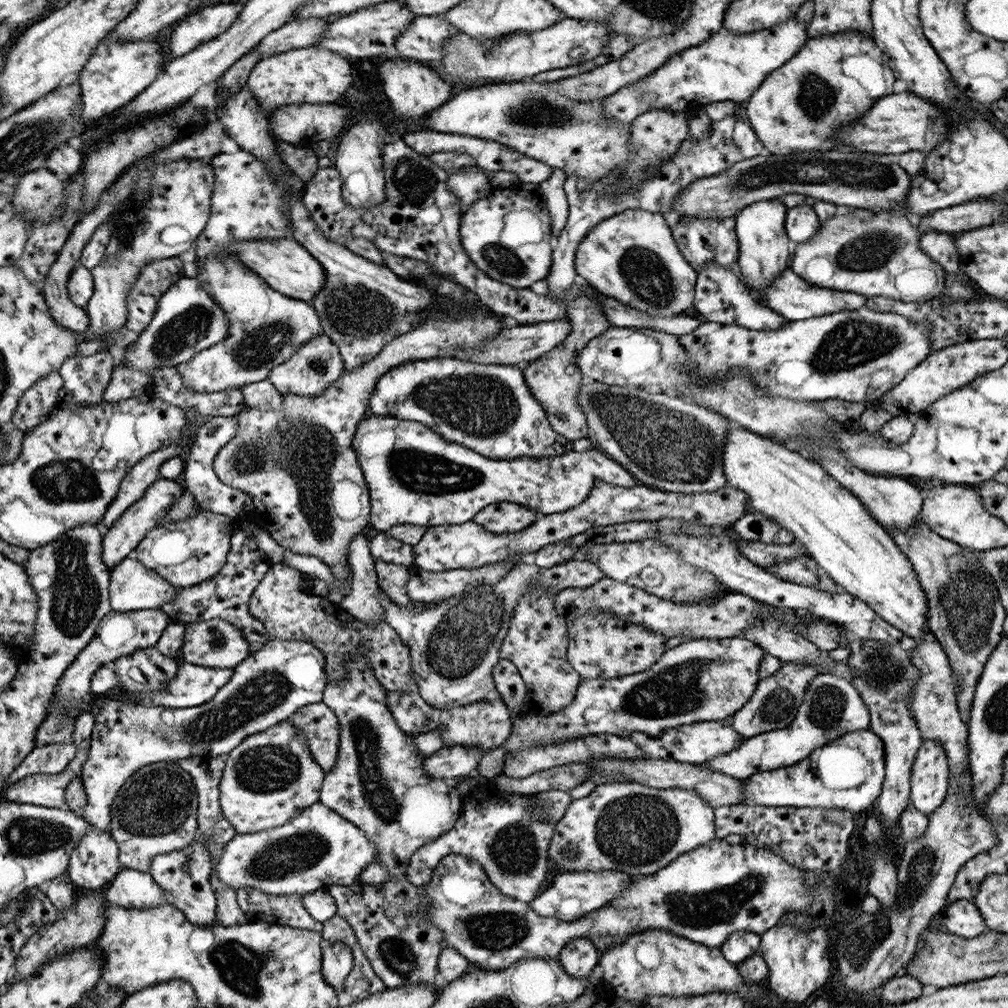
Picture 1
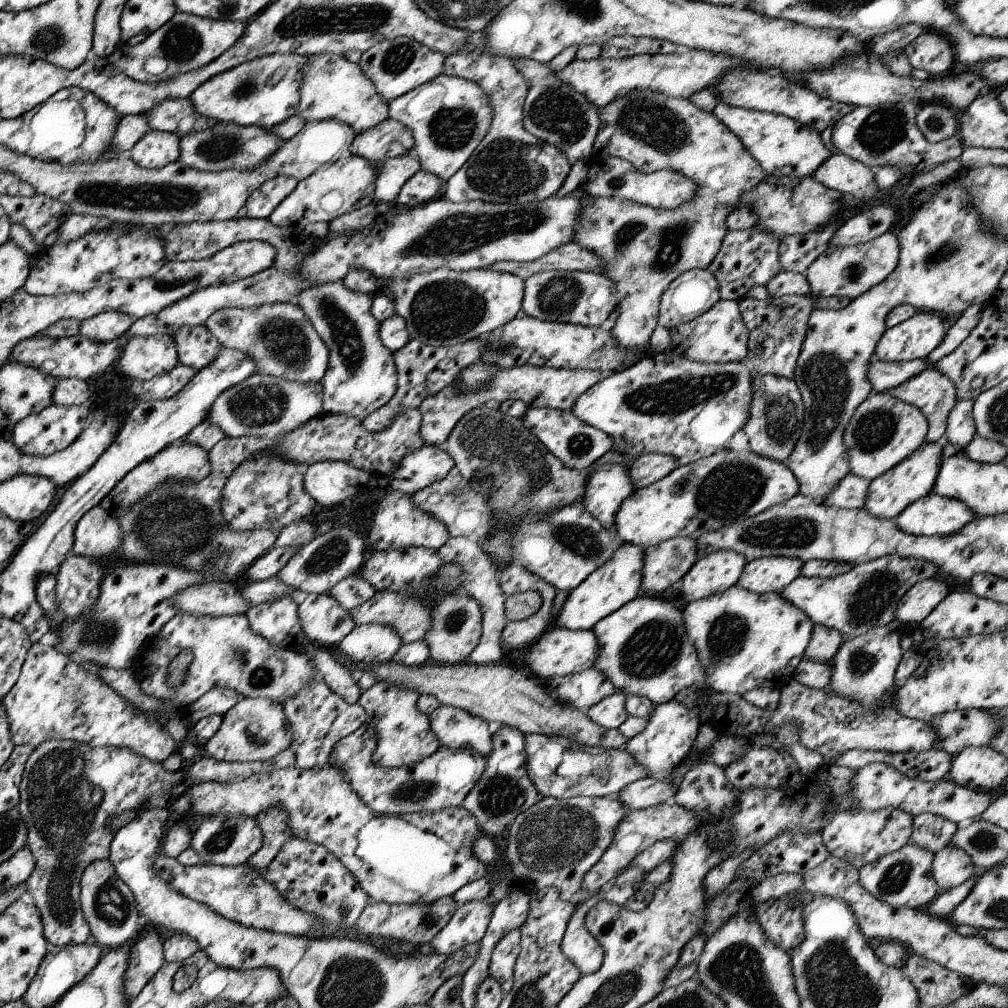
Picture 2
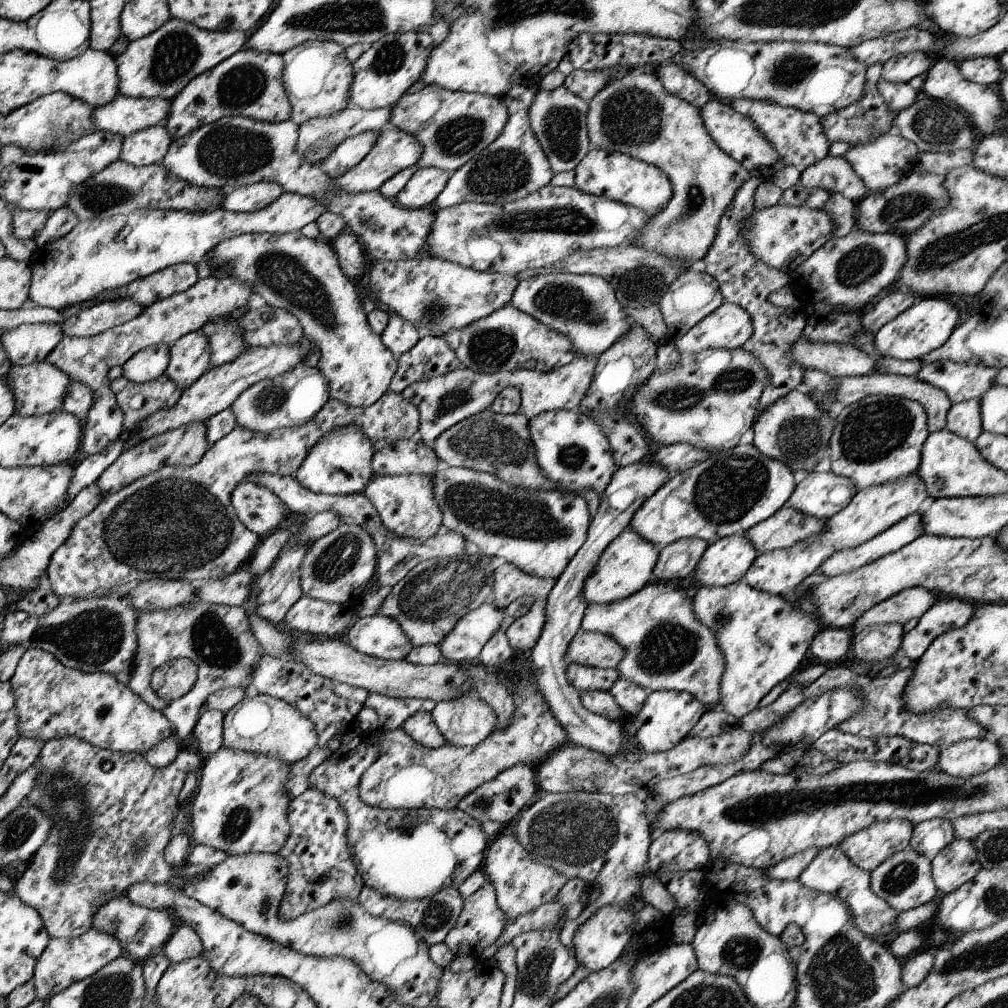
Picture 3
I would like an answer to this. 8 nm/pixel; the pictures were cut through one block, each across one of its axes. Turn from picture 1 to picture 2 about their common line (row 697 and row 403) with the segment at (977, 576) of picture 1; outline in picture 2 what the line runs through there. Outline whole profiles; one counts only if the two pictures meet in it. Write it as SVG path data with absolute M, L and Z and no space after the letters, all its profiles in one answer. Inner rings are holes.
M960 400L954 405L947 418L944 442L954 444L959 449L966 448L977 435L973 404L973 400Z

